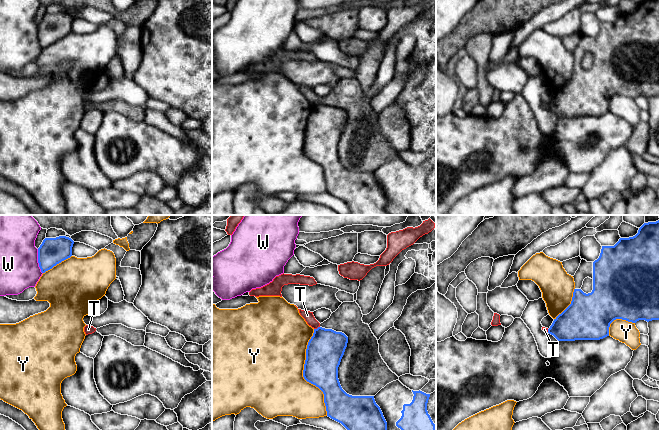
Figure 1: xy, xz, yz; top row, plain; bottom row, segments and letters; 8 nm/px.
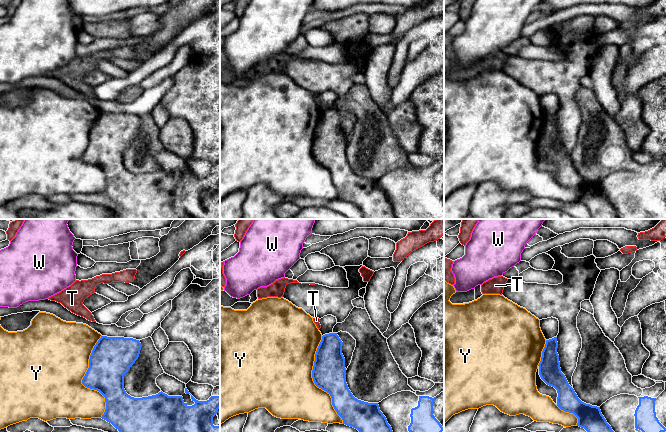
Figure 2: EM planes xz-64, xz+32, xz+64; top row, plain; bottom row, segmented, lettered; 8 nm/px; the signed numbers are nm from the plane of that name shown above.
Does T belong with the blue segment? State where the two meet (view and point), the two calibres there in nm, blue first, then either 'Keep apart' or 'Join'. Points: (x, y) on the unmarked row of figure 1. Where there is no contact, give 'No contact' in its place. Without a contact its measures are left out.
Touches blue at xz (317, 104). Thickness 300 nm (blue) against 80 nm. Keep apart

